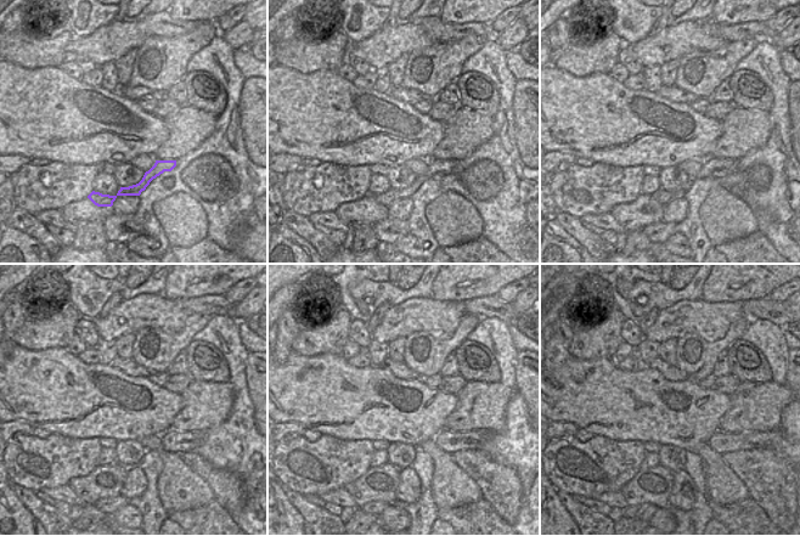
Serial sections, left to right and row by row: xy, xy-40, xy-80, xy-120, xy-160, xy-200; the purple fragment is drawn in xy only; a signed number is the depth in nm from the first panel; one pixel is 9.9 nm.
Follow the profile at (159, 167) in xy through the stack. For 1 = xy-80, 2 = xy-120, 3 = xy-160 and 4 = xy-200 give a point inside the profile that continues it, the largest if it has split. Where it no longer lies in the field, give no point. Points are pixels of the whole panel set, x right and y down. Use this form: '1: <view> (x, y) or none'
1: xy-80 (713, 167)
2: xy-120 (178, 441)
3: xy-160 (449, 441)
4: xy-200 (722, 443)

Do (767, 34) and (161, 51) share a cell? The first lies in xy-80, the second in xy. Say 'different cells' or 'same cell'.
different cells

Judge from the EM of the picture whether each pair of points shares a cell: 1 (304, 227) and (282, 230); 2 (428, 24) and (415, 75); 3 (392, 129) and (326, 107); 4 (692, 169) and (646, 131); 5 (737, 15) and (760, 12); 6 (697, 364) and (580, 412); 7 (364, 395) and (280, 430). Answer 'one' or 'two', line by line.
1: two
2: two
3: one
4: two
5: one
6: two
7: two

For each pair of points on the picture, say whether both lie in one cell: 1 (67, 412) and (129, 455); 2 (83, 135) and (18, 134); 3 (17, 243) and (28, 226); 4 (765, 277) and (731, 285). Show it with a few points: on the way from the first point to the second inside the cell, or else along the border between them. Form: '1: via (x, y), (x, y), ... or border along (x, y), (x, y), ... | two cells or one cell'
1: border along (137, 440), (117, 441) | two cells
2: via (67, 134), (34, 134) | one cell
3: border along (12, 227), (28, 233), (46, 249) | two cells
4: via (756, 277), (739, 277) | one cell

